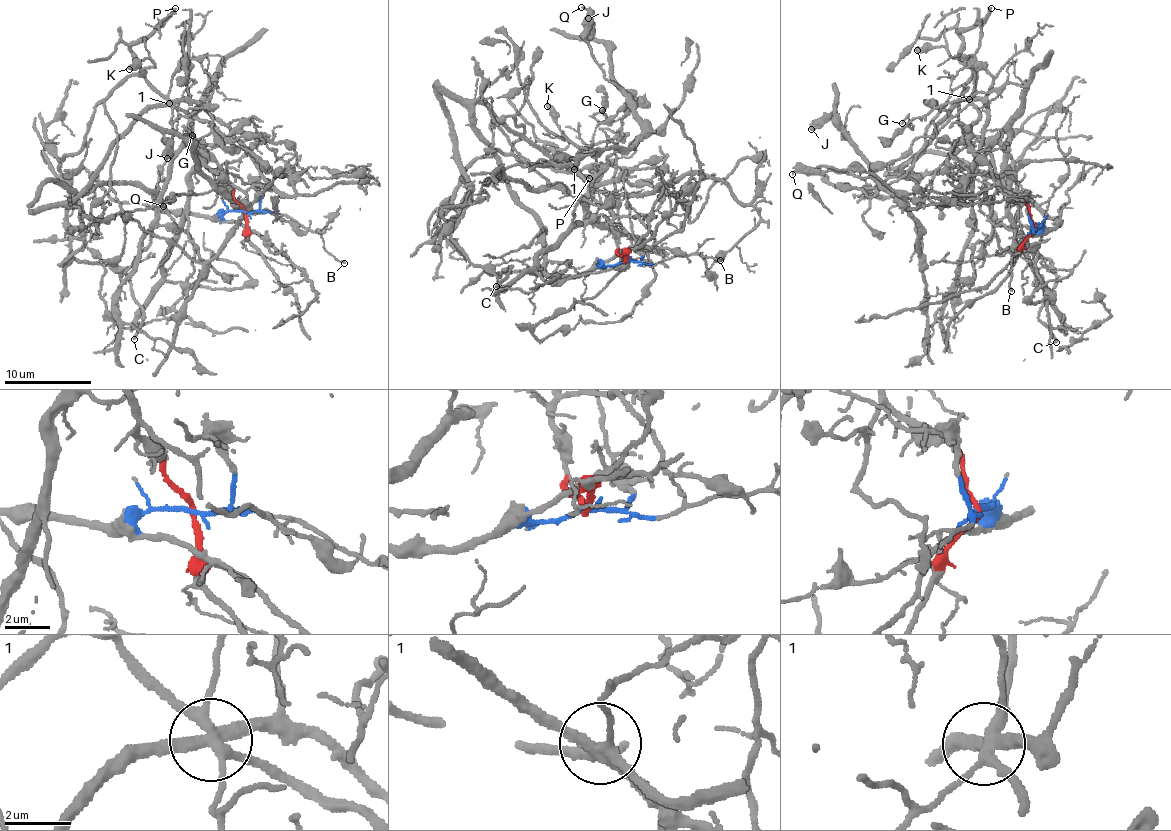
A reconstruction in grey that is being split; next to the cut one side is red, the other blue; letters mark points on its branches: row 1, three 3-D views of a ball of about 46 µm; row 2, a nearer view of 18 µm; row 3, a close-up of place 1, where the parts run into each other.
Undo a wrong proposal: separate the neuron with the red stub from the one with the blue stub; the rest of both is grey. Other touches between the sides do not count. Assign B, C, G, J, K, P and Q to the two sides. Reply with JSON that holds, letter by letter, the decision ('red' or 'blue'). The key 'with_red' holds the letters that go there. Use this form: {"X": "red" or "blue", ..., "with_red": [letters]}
{"B": "blue", "C": "blue", "G": "red", "J": "blue", "K": "red", "P": "red", "Q": "blue", "with_red": ["G", "K", "P"]}

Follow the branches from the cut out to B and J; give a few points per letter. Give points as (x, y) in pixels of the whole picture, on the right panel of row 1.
B: (1035, 228), (1013, 253), (1011, 290)
J: (1035, 228), (1058, 221), (984, 172), (862, 188), (893, 188), (921, 257), (918, 222), (834, 108), (810, 130)

